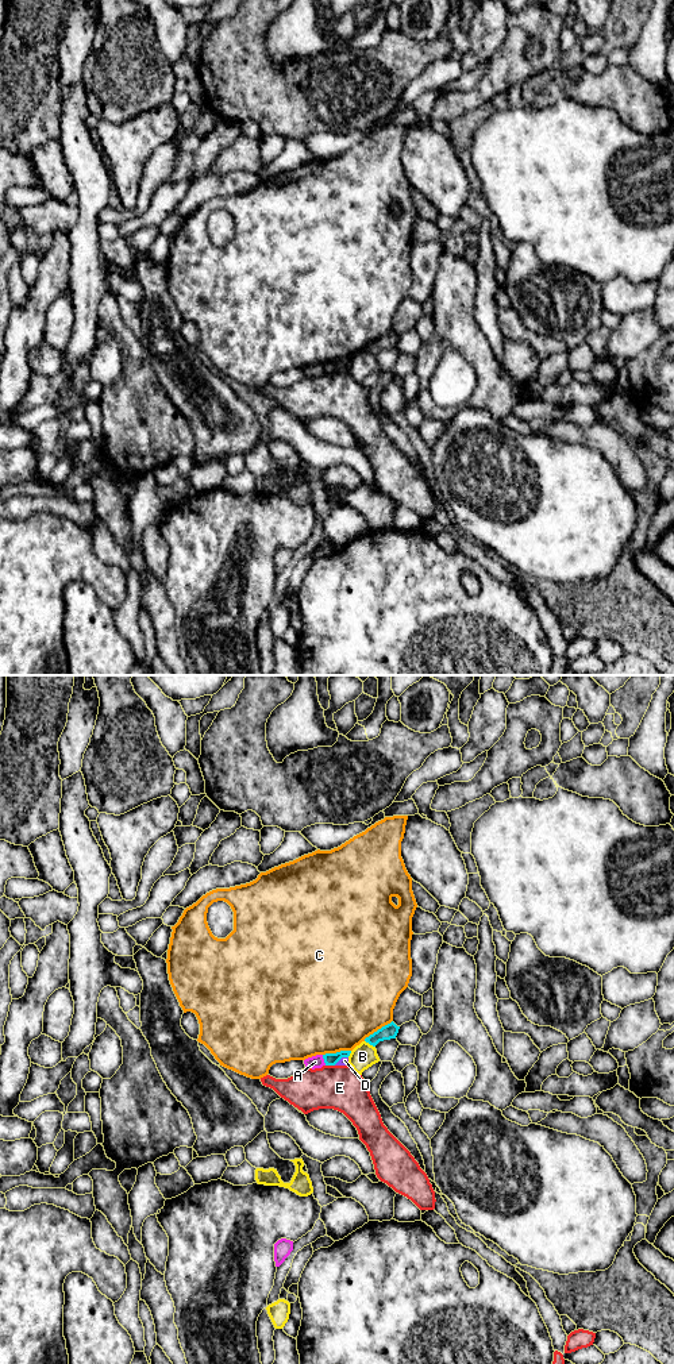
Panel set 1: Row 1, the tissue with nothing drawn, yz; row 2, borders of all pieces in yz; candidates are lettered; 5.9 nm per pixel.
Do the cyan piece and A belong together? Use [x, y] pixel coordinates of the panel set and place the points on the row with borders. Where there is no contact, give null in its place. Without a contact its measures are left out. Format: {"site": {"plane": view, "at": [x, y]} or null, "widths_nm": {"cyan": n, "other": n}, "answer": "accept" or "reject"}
{"site": {"plane": "yz", "at": [324, 1060]}, "widths_nm": {"cyan": 80, "other": 80}, "answer": "reject"}

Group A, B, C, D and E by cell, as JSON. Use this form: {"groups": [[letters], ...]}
{"groups": [["A"], ["B"], ["C"], ["D"], ["E"]]}

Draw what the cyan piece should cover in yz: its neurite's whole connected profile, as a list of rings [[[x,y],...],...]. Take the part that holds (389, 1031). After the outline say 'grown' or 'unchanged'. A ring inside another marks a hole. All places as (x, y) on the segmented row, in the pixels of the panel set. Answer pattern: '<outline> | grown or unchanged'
[[[392,1021],[390,1024],[382,1026],[377,1032],[374,1032],[369,1037],[366,1037],[365,1041],[369,1043],[370,1045],[375,1047],[380,1041],[396,1039],[398,1029],[400,1029],[400,1026],[397,1026]]] | unchanged

